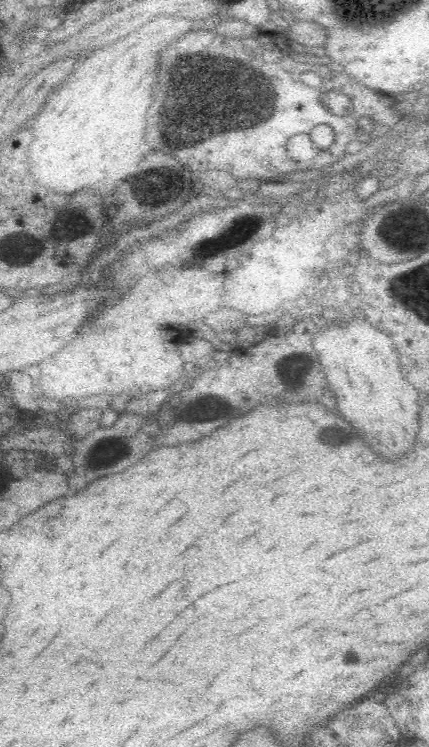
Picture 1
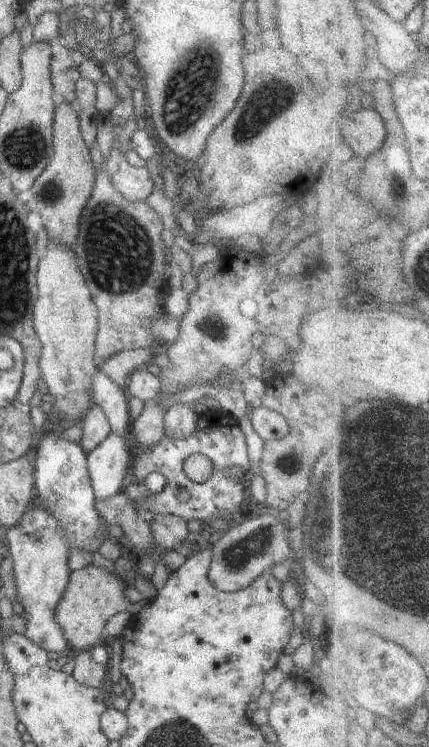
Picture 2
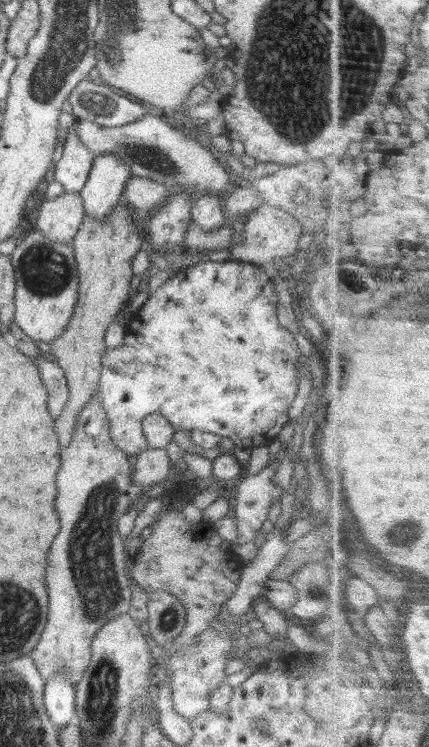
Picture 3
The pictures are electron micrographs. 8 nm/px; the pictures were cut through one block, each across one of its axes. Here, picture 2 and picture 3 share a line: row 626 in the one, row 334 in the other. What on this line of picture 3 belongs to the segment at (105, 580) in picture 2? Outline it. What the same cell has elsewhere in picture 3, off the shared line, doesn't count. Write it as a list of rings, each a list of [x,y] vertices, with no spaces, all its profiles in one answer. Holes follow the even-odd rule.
[[[116,204],[106,222],[86,214],[80,230],[74,235],[70,247],[79,272],[78,302],[64,333],[50,342],[51,352],[66,374],[69,399],[54,430],[60,436],[62,448],[72,440],[77,414],[100,388],[101,356],[107,349],[104,335],[109,324],[119,318],[131,300],[132,260],[141,251],[142,231],[132,223],[126,204]]]

